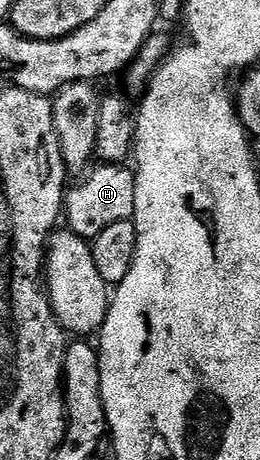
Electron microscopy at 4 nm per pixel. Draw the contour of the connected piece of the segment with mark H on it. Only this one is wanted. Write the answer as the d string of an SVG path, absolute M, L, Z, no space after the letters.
M125 164L94 165L78 186L68 187L63 207L64 221L69 221L66 222L68 229L83 239L92 240L99 236L99 232L103 232L103 228L111 228L111 224L128 222L132 219L137 176L130 167L129 170L127 167Z

